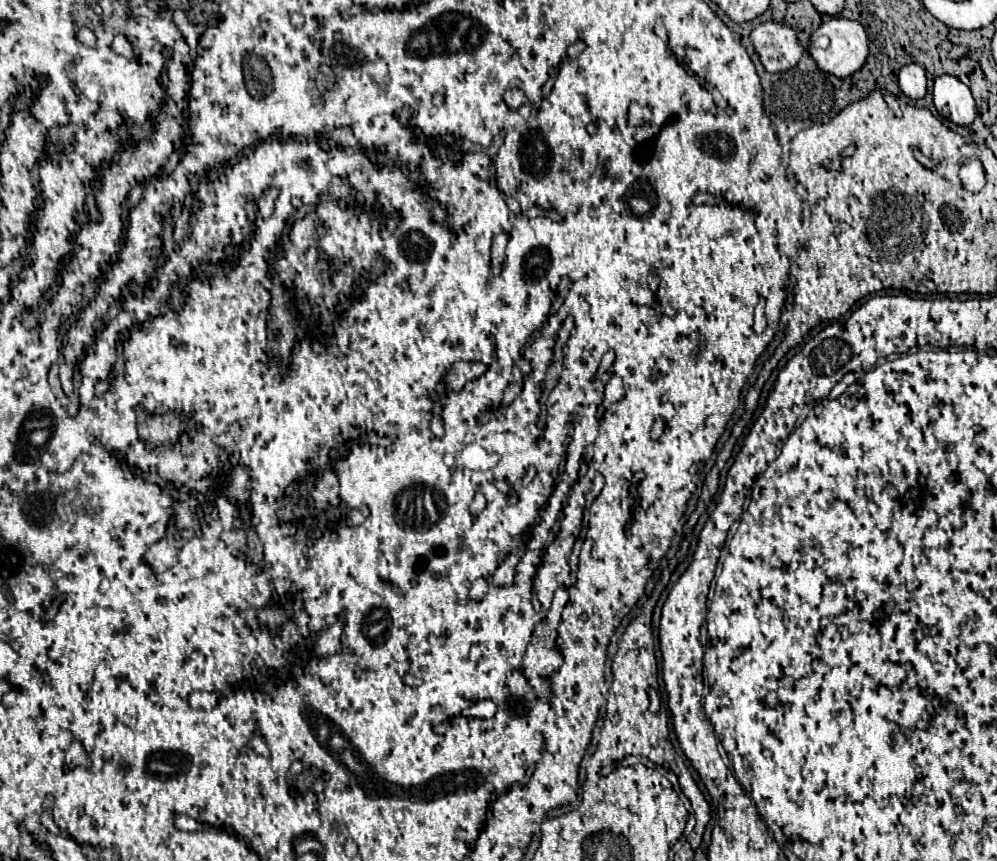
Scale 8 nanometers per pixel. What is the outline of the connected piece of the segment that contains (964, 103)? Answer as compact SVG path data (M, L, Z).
M940 75L934 81L936 111L954 125L968 127L976 119L976 105L970 89L952 75Z

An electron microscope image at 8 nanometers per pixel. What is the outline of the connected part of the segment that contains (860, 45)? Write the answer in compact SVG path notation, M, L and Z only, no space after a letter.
M834 17L828 23L822 23L812 33L810 53L812 53L814 61L818 63L818 67L822 71L828 71L828 73L844 79L844 77L850 77L864 67L864 63L868 59L868 53L870 53L870 41L868 41L868 35L866 35L864 27L858 21Z

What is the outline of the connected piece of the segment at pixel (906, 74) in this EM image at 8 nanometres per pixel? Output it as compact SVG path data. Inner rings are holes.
M910 63L898 73L900 89L908 99L922 99L926 95L926 73L920 65Z

